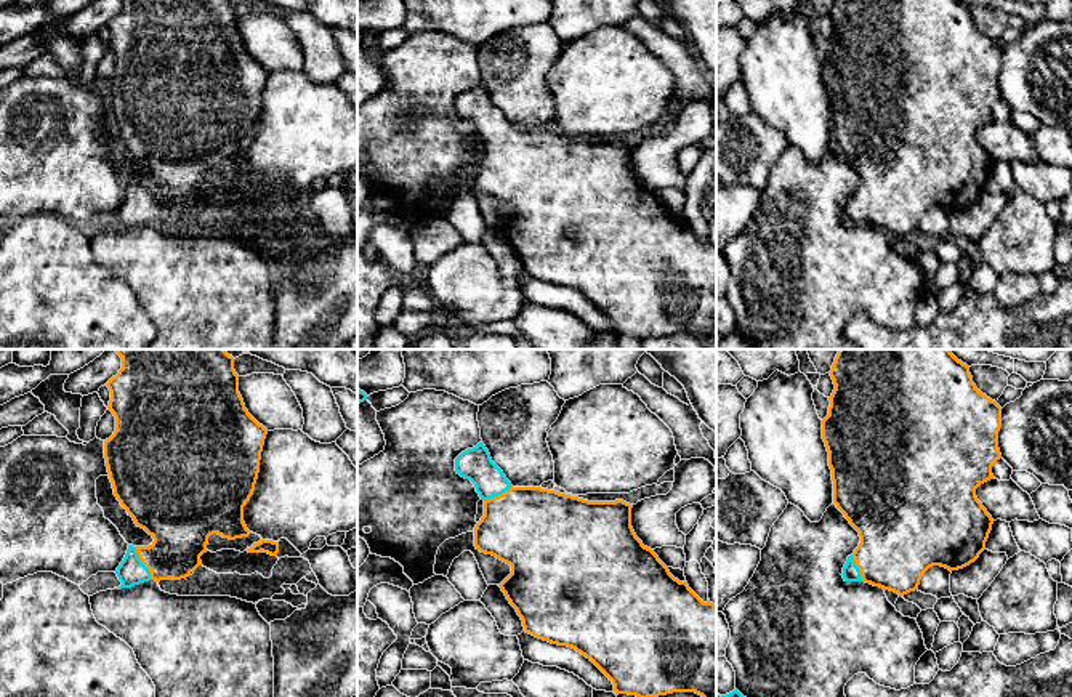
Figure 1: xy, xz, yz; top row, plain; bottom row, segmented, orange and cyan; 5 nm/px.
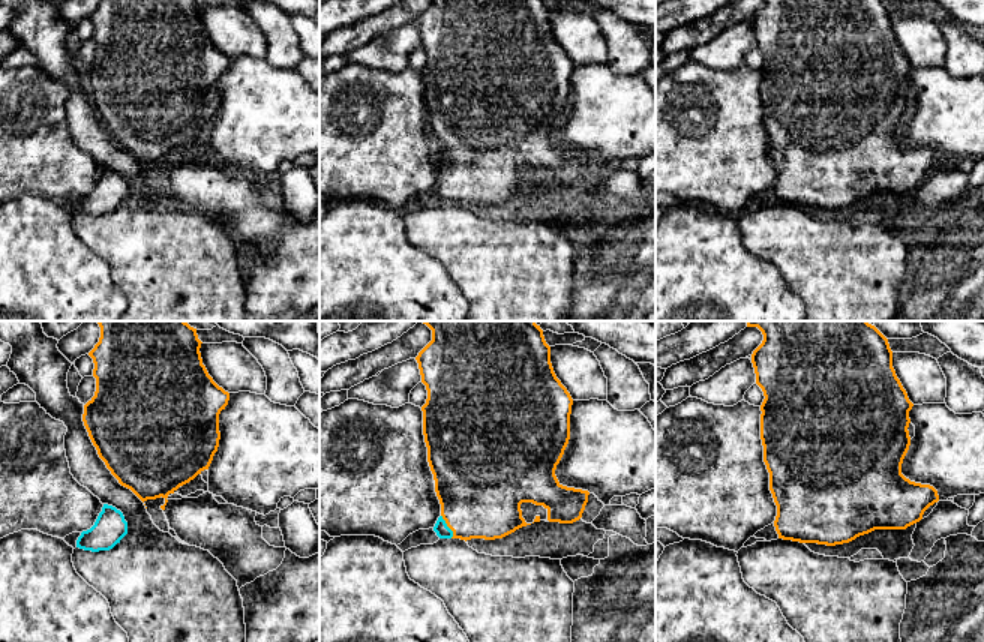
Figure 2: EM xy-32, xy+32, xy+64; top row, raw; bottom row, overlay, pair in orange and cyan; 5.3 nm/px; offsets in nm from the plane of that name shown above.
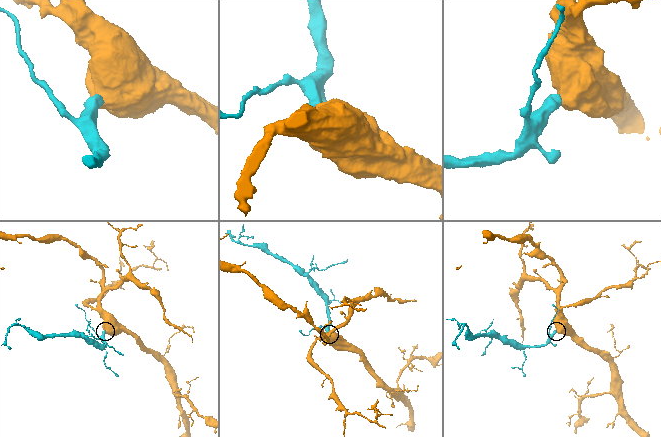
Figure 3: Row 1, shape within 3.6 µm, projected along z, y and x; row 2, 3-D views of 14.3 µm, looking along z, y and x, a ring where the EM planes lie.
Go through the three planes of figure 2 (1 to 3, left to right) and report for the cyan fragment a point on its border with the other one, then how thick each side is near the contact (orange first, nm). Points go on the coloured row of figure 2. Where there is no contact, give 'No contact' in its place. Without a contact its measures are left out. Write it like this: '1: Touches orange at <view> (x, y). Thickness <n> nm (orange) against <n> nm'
1: No contact
2: Touches orange at xy+32 (447, 525). Thickness 460 nm (orange) against 80 nm
3: No contact

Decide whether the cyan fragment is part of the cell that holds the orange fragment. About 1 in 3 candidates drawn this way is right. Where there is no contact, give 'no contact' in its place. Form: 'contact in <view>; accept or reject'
contact in xy; accept

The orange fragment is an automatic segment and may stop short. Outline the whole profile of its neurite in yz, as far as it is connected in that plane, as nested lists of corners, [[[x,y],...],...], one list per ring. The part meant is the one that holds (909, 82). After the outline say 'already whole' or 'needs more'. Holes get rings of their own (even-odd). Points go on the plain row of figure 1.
[[[835,0],[830,18],[835,30],[828,38],[828,56],[822,61],[822,80],[828,93],[828,107],[833,122],[833,144],[849,165],[859,173],[860,184],[843,208],[844,223],[865,223],[904,237],[918,231],[923,215],[941,207],[952,212],[974,203],[985,191],[993,160],[976,138],[976,130],[993,120],[992,107],[1001,99],[998,72],[1001,69],[1001,48],[982,35],[973,24],[969,8],[958,0]]]; needs more

